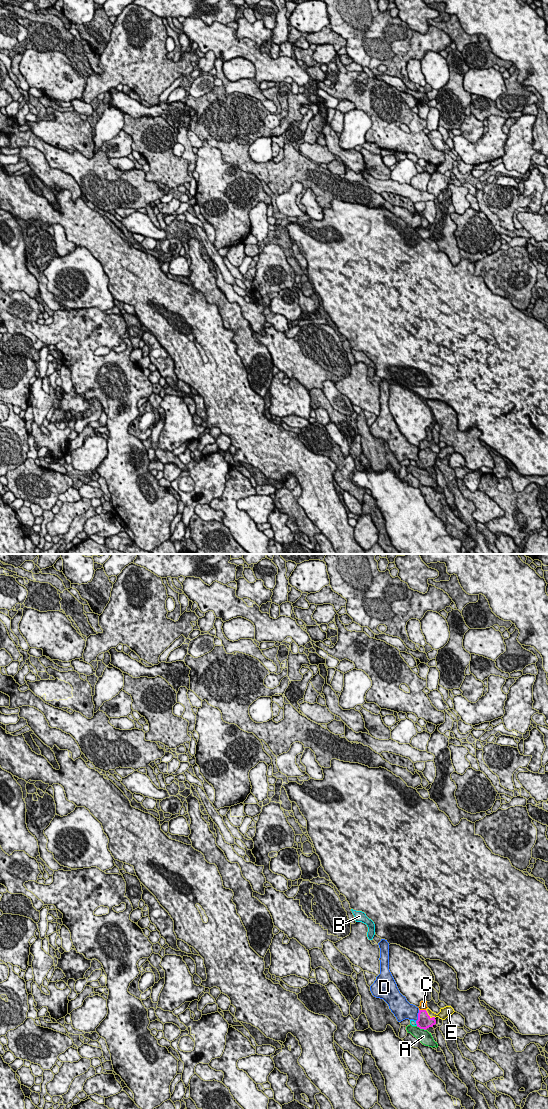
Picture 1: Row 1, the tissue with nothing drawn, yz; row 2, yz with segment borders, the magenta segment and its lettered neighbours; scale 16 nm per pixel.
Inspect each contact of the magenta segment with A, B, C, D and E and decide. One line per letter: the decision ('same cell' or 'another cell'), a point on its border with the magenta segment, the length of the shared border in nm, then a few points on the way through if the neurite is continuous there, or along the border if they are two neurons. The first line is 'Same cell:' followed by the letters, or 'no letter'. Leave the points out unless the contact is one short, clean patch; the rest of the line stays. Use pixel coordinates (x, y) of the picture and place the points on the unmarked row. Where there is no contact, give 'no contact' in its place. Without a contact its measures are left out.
Same cell: E
A: another cell | yz (421, 468) | 170 nm
B: another cell | yz (416, 463) | 90 nm
C: another cell | yz (422, 450) | 110 nm | along yz (419, 449), (425, 450)
D: another cell | yz (418, 456) | 200 nm | along yz (419, 450), (416, 461)
E: same cell | yz (429, 456) | 220 nm | across yz (424, 461), (429, 456), (441, 455), (444, 452)

